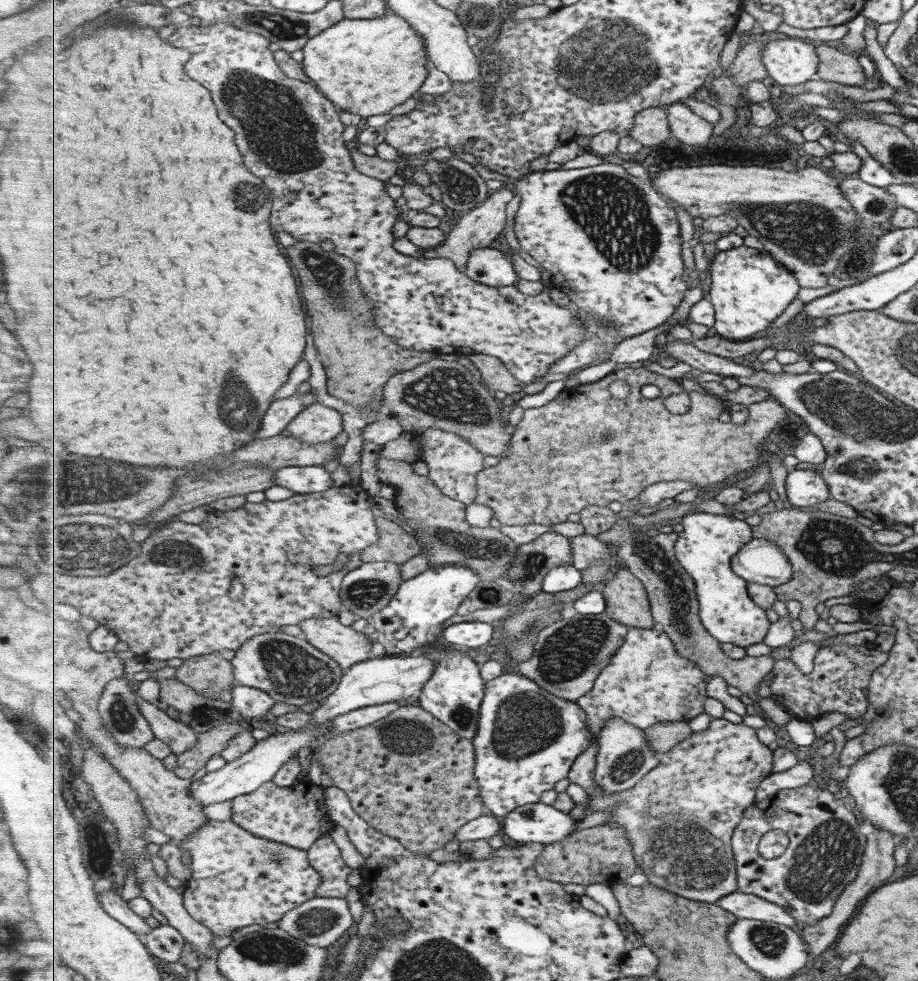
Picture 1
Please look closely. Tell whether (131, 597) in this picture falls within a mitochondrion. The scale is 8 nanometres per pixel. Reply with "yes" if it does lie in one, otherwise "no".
no

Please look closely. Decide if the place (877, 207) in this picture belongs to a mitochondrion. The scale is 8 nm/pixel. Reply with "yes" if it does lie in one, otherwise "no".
yes

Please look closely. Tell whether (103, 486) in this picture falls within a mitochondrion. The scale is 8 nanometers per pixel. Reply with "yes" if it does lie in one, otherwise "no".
yes

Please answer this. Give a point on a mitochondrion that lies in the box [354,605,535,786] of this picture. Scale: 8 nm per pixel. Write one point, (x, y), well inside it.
(407, 735)

